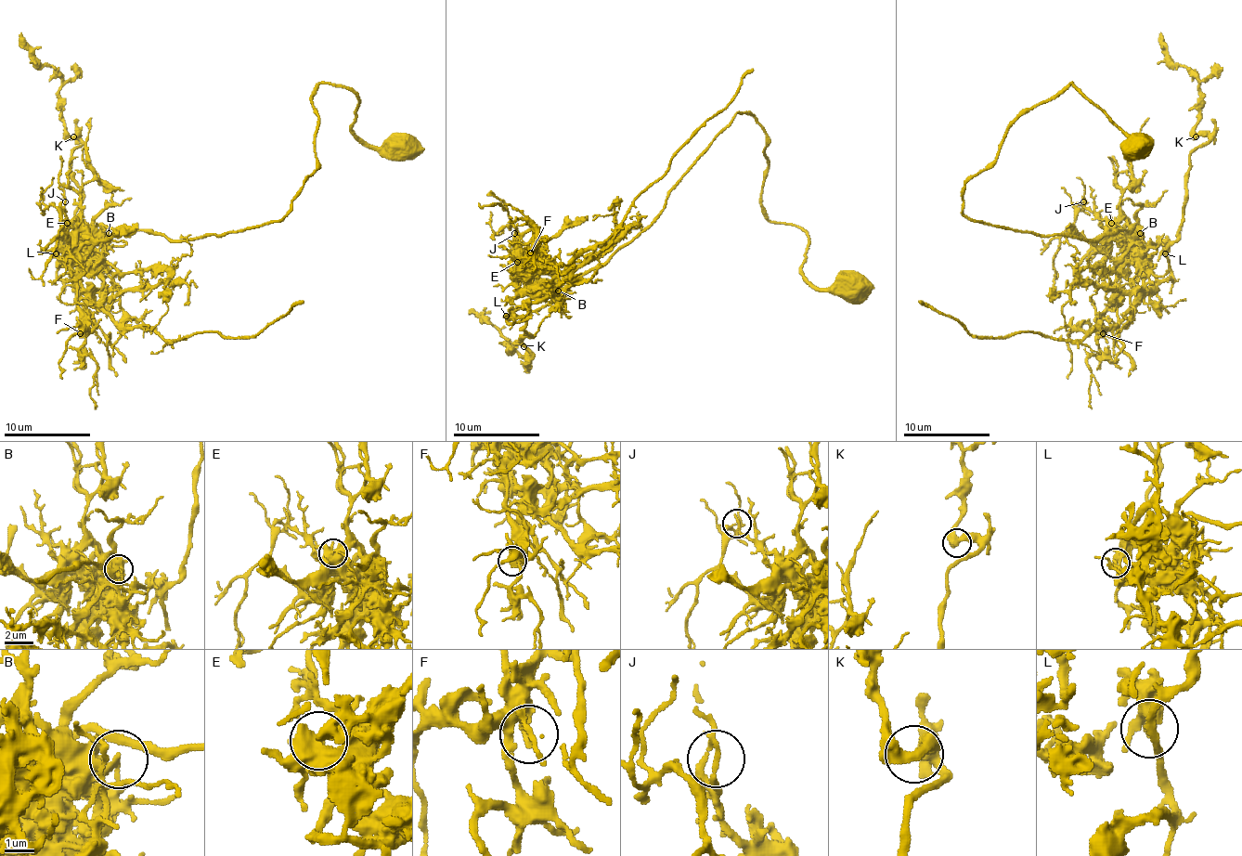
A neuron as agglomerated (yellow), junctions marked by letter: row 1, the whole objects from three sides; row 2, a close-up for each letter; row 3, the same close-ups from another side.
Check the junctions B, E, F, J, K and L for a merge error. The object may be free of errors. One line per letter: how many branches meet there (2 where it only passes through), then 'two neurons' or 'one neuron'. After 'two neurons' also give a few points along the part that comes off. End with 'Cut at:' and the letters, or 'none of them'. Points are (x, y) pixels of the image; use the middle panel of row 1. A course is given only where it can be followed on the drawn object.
B: 2 | two neurons | (558, 290), (558, 296), (549, 294), (551, 281), (614, 231), (631, 203), (726, 106), (752, 70)
E: 2 | one neuron
F: 2 | one neuron
J: 2 | one neuron
K: 2 | one neuron
L: 2 | one neuron
Cut at: B

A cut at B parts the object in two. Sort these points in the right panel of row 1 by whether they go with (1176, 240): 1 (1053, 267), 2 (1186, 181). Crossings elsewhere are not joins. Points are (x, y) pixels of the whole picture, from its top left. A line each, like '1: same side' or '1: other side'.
1: other side
2: same side

